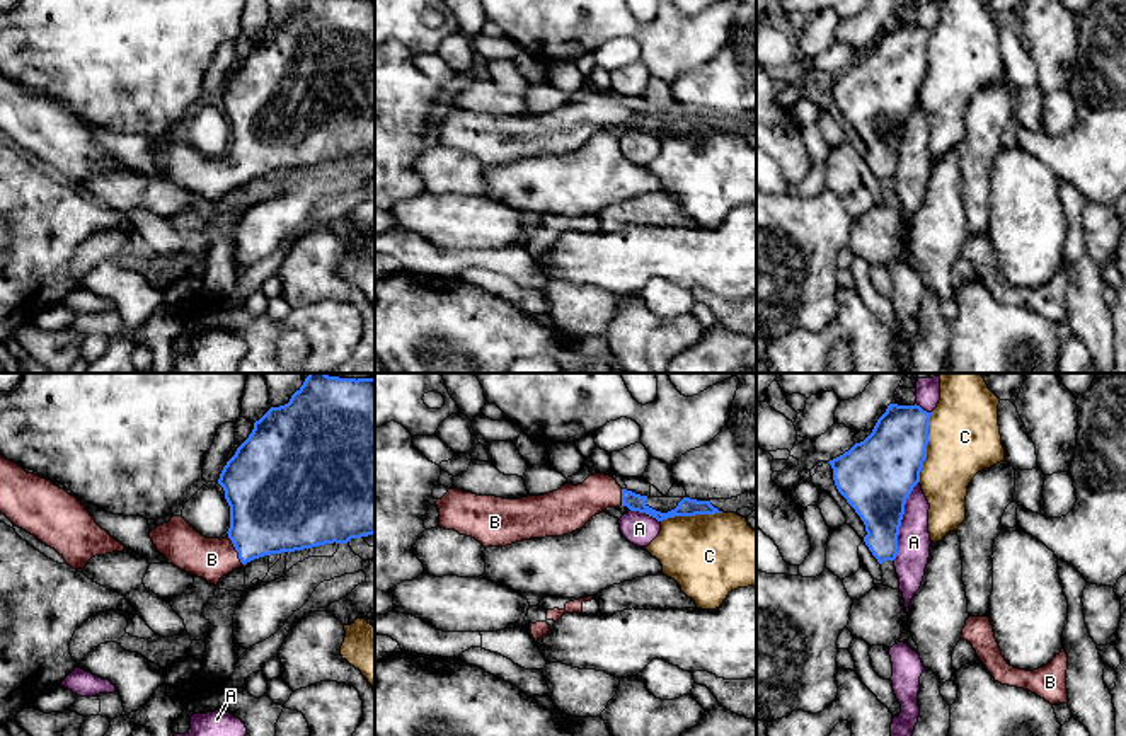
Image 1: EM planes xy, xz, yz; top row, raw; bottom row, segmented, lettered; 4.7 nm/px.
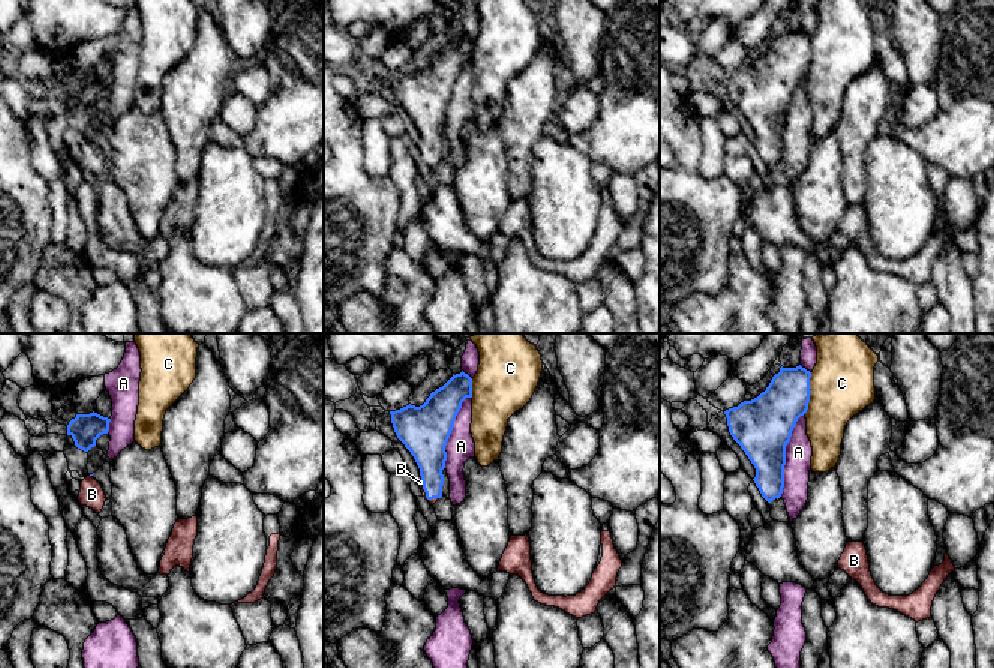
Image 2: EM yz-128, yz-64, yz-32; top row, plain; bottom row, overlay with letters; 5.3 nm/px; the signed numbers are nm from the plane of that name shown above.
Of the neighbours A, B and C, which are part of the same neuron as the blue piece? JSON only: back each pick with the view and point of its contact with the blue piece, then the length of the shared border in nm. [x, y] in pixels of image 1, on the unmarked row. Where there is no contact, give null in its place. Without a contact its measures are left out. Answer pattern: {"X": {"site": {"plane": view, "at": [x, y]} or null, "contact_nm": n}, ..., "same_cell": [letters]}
{"B": {"site": {"plane": "xy", "at": [235, 167]}, "contact_nm": 160}, "same_cell": ["B"]}

